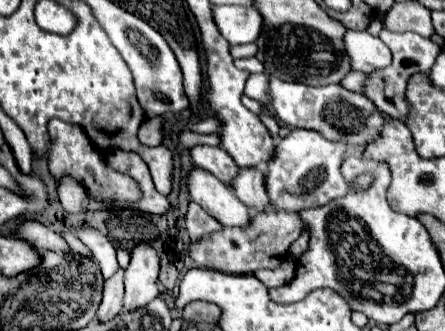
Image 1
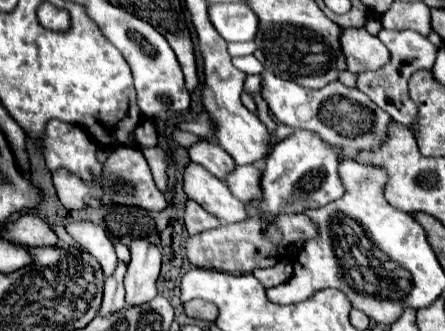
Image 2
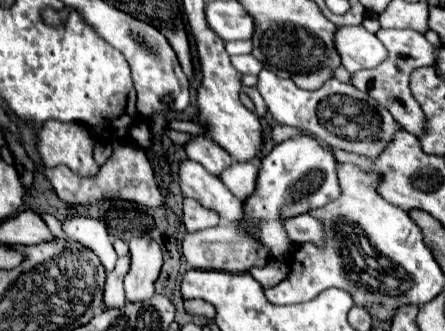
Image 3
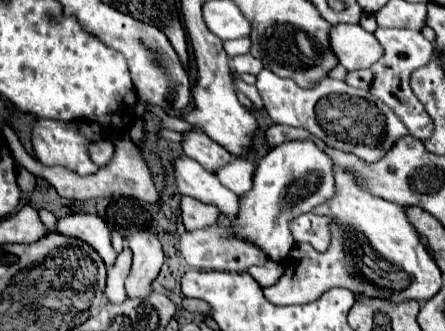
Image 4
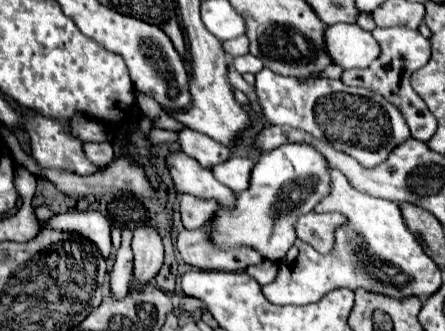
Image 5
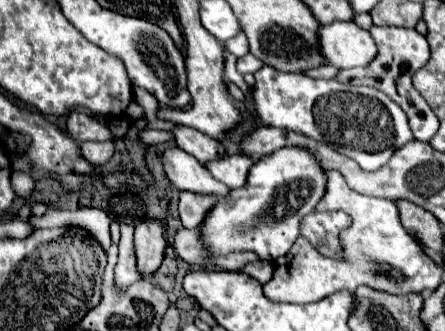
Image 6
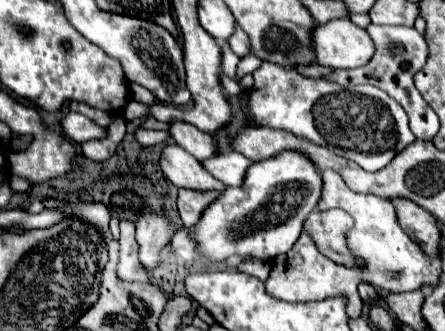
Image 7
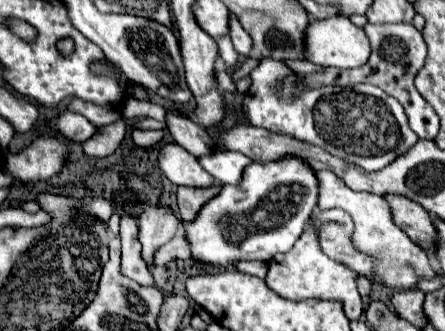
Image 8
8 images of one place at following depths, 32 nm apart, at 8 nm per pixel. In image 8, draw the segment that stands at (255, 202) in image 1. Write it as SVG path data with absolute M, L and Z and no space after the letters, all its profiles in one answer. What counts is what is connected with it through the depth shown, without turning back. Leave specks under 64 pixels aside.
M216 150L214 154L198 158L198 160L200 160L202 168L206 172L210 172L222 184L238 184L242 180L244 168L250 164L248 156L244 156L240 152L230 152L230 150L226 150L226 152Z

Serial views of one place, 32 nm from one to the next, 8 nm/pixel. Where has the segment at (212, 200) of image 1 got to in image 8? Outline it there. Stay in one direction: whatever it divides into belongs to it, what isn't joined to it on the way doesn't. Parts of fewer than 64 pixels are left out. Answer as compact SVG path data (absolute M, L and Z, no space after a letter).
M166 144L160 150L160 168L164 176L176 184L176 186L190 186L190 188L208 188L208 186L222 186L218 180L214 180L200 162L180 148L178 144Z

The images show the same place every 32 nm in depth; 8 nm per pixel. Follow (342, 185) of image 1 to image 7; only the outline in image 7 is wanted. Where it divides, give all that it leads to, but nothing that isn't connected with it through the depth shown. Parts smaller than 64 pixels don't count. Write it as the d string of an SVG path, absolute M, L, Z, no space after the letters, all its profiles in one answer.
M284 150L262 162L254 162L248 168L246 180L238 188L226 188L226 192L214 200L200 222L192 228L198 244L198 254L212 262L226 262L230 256L252 256L264 262L286 254L298 236L302 224L320 200L322 176L314 162L298 150Z

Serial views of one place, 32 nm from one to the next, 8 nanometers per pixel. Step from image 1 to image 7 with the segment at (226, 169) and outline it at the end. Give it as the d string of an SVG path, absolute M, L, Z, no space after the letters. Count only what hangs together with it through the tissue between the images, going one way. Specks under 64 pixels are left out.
M172 122L170 128L172 138L176 140L178 146L182 146L186 152L190 152L194 158L198 158L200 162L206 158L212 158L218 154L218 144L216 140L206 134L200 132L196 126L186 124L186 122Z

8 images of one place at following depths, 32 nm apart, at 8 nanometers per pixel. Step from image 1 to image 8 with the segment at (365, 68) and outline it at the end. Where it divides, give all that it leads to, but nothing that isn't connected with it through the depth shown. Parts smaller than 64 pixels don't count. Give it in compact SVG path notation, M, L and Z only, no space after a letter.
M334 16L328 20L312 20L306 32L306 56L310 62L320 66L334 66L334 68L358 68L368 62L370 56L370 40L366 32L354 26L344 16Z

